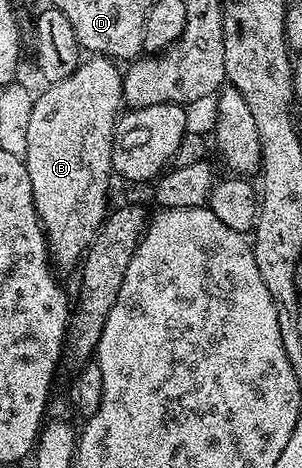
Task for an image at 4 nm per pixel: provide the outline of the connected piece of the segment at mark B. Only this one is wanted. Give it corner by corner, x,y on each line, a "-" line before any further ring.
106,57
84,58
79,68
65,77
65,81
44,86
44,91
35,95
33,114
29,117
29,133
25,133
25,162
29,185
33,185
33,205
47,237
51,262
56,268
80,266
87,253
87,246
109,214
107,190
111,187
111,179
113,180
113,137
117,116
124,106
123,71
115,67
118,66

